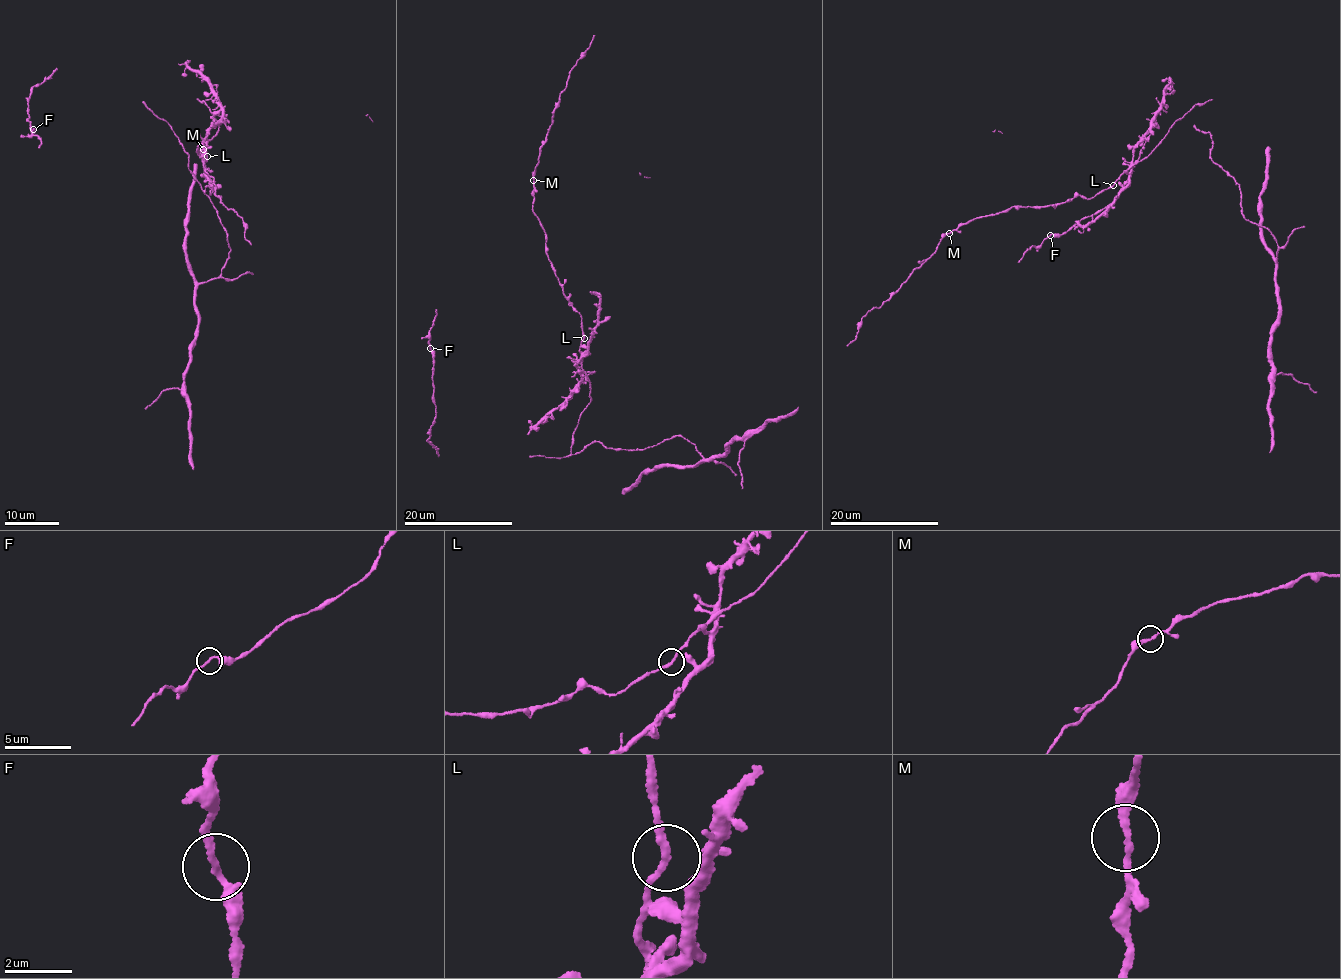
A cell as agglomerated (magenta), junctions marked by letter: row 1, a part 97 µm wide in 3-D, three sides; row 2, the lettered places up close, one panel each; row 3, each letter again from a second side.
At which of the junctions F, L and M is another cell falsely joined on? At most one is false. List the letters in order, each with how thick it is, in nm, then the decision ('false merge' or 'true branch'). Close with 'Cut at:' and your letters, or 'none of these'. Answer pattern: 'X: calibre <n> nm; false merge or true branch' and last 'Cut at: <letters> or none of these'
F: calibre 200 nm; true branch
L: calibre 200 nm; true branch
M: calibre 200 nm; true branch
Cut at: none of these

